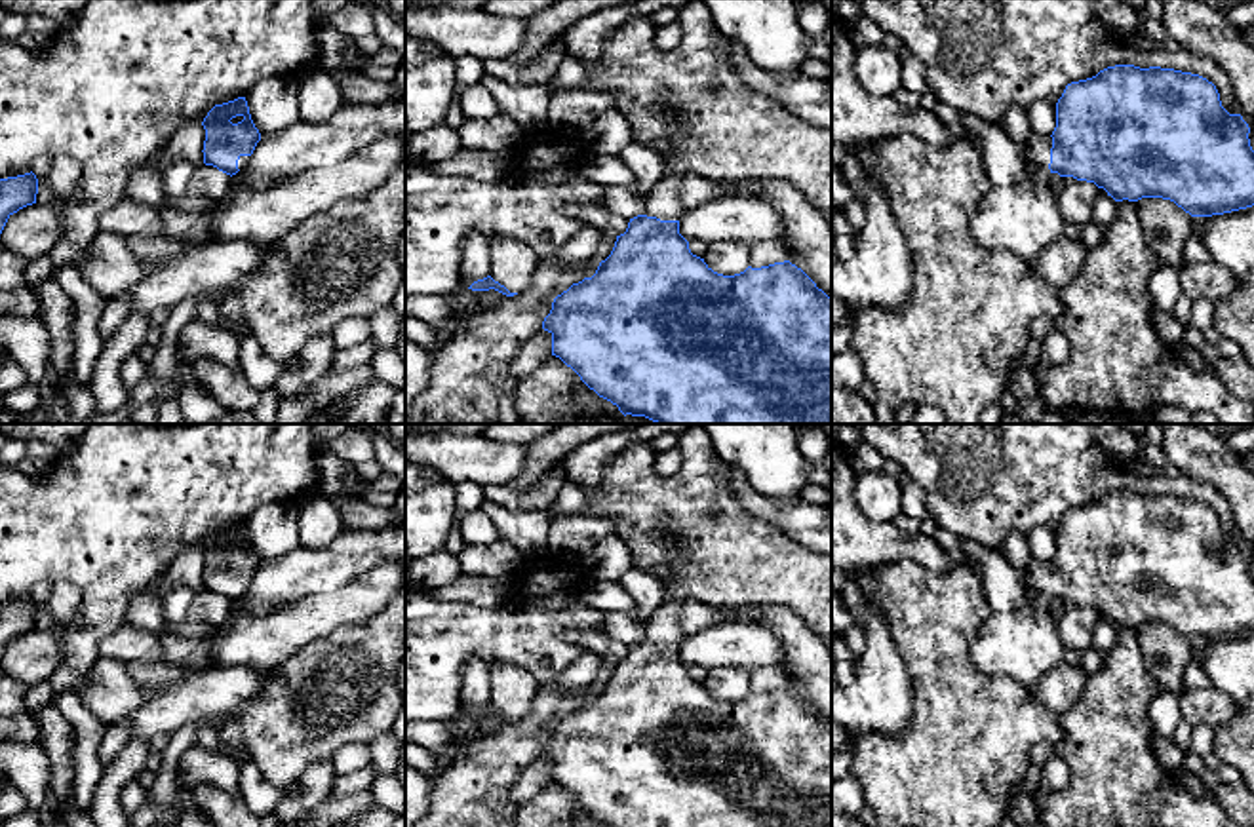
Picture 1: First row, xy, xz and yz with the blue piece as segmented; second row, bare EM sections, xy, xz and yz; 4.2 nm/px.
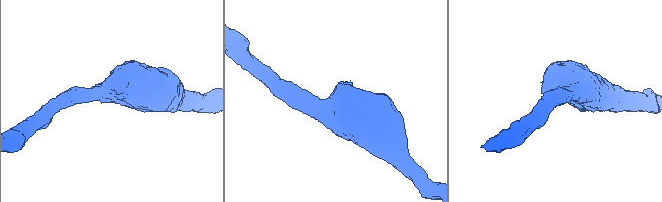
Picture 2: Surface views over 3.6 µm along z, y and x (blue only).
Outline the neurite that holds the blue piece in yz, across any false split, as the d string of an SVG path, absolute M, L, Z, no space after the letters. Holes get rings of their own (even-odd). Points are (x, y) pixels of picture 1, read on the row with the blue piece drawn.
M1115 65L1066 86L1048 137L1028 131L1018 148L1060 177L1094 183L1115 202L1163 198L1191 217L1224 215L1254 205L1250 127L1229 114L1212 82L1174 68Z

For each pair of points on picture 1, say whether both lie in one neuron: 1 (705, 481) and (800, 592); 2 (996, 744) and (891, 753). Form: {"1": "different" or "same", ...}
{"1": "same", "2": "same"}

